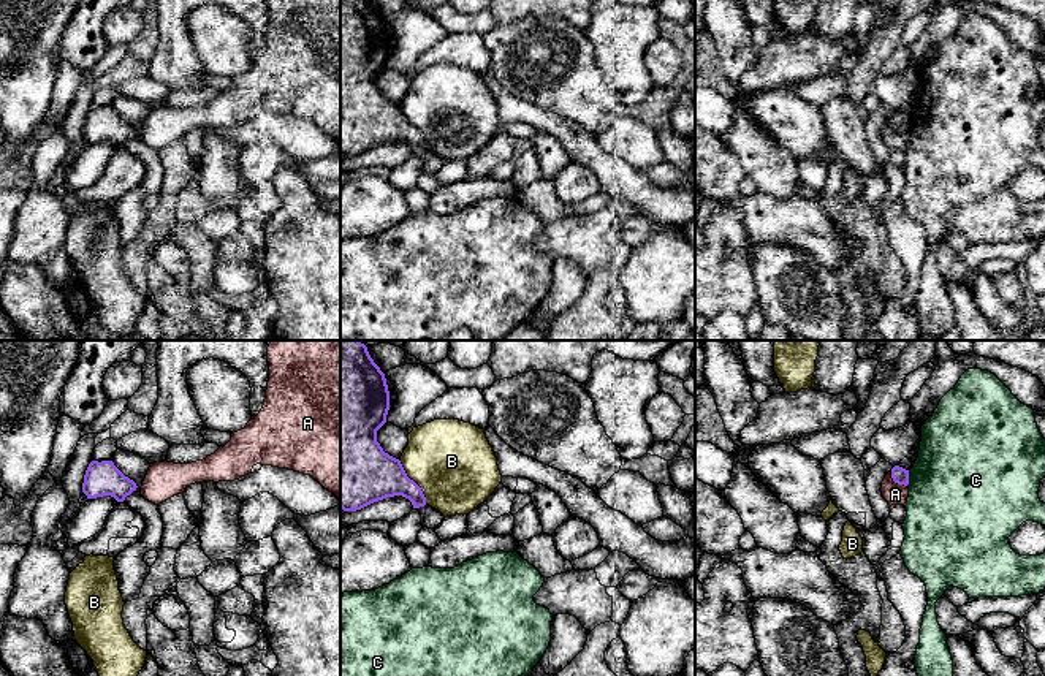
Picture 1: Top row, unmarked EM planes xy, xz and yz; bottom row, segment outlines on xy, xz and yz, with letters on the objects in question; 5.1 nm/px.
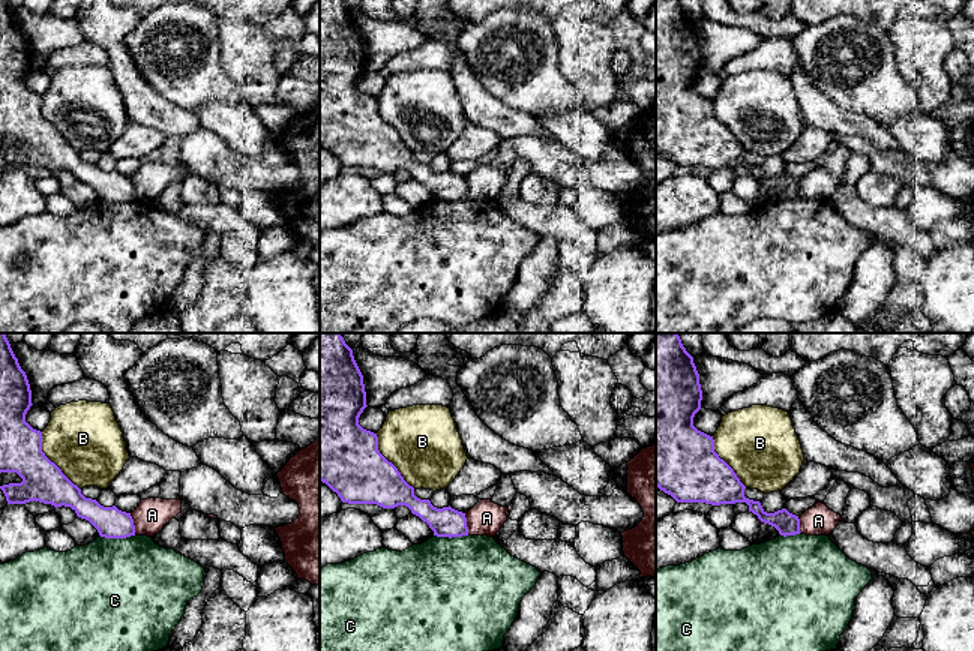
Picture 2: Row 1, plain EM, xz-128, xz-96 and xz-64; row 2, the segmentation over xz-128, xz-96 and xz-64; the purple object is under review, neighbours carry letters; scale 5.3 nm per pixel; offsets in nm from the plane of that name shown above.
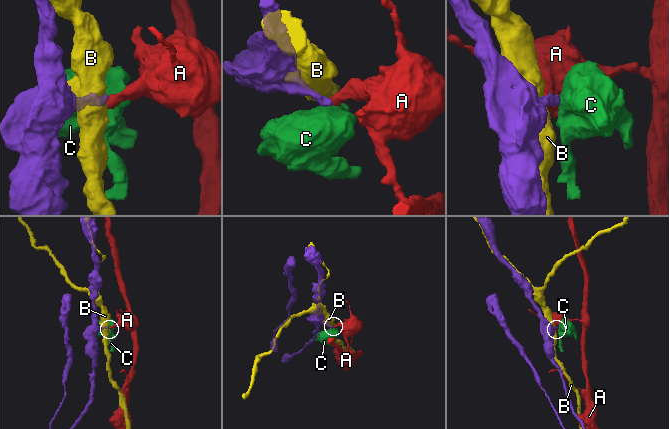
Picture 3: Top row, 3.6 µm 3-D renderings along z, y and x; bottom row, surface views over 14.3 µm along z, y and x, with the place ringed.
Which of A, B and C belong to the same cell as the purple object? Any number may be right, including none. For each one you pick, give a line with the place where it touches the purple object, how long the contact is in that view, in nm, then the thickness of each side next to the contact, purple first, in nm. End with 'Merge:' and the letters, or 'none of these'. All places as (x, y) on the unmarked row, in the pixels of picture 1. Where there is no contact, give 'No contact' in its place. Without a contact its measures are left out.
Merge: none of these

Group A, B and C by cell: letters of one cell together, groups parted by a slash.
A / B / C

